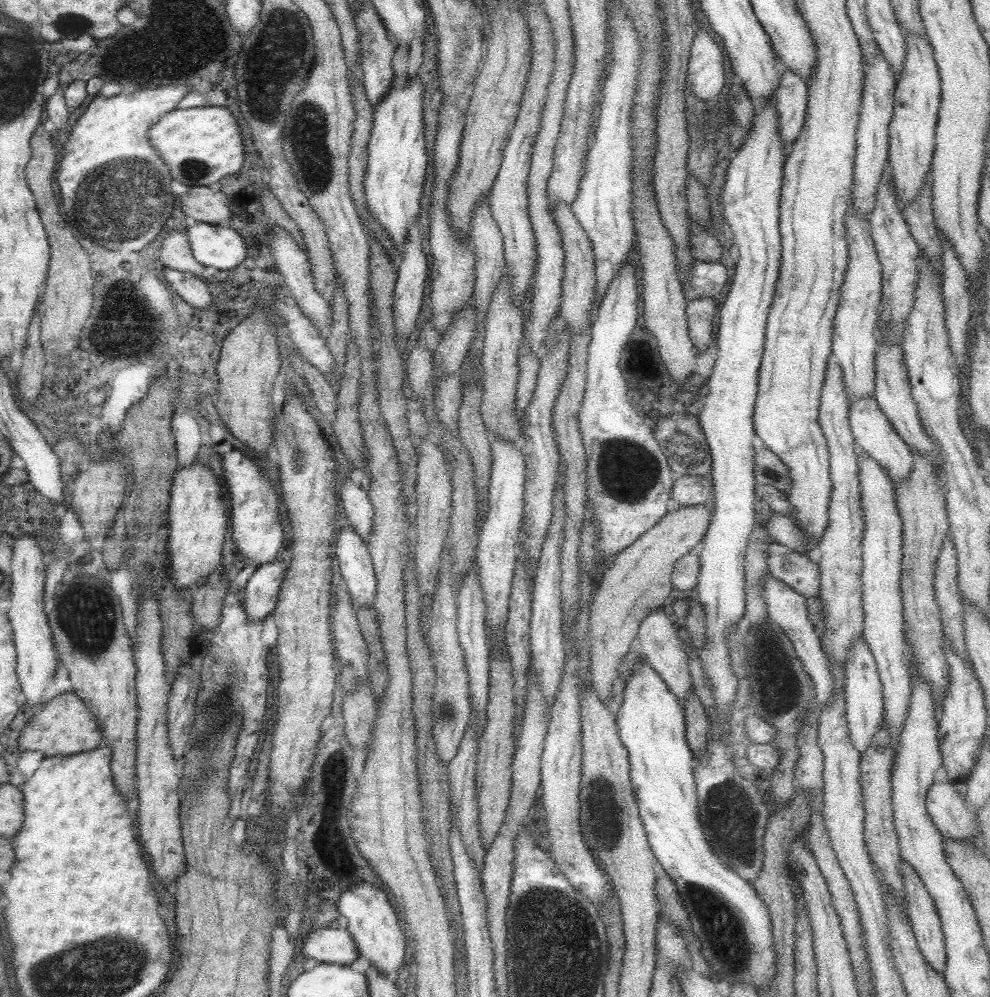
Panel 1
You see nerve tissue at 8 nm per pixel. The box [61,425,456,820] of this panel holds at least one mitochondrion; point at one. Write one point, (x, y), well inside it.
(216, 708)

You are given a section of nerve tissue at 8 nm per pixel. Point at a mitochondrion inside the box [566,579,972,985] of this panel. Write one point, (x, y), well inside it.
(727, 940)

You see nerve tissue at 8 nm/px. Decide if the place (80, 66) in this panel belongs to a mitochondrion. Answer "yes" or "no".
no

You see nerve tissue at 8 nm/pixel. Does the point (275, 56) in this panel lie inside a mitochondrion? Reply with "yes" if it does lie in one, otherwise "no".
yes

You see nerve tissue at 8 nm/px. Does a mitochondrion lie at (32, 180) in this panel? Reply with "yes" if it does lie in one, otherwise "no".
no

